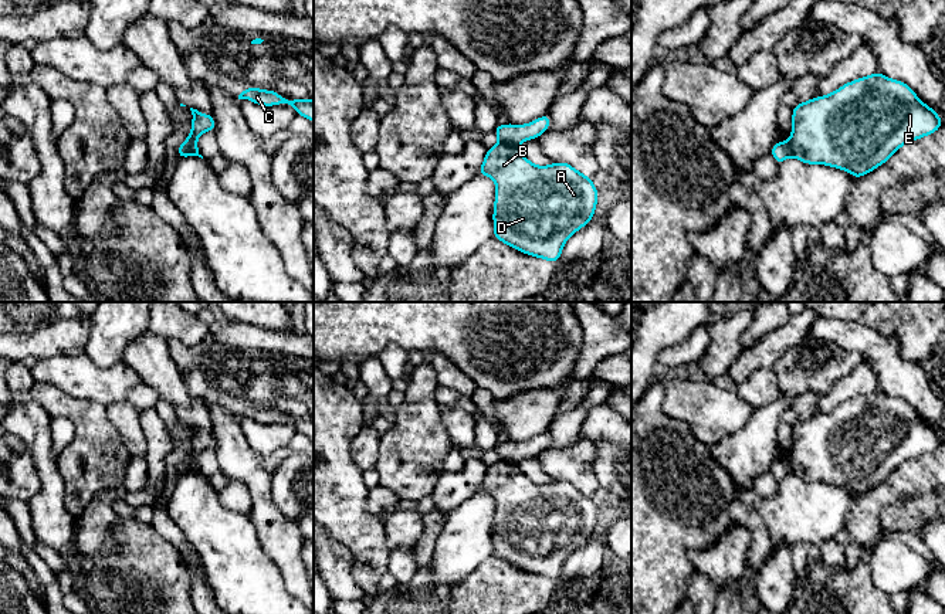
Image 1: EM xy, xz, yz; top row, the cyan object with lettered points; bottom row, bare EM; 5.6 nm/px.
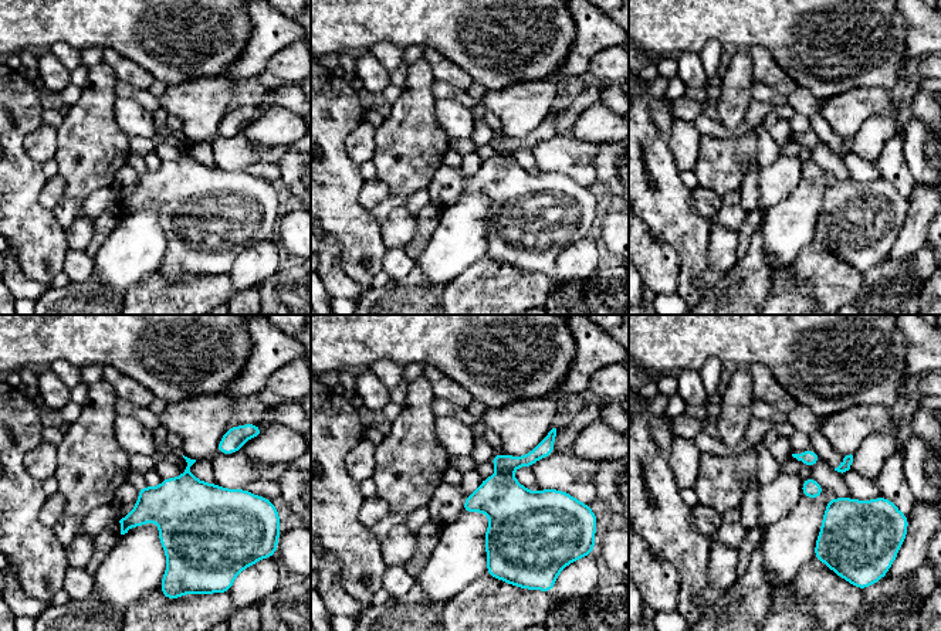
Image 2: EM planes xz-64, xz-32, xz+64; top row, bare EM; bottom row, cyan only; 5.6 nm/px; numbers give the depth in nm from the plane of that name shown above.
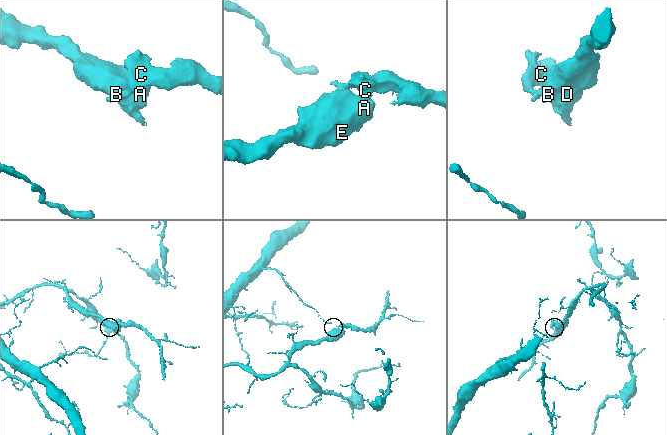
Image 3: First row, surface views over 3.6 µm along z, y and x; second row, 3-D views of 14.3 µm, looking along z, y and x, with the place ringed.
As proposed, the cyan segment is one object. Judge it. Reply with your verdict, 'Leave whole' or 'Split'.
Split

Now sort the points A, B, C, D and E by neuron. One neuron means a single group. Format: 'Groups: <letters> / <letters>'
Groups: A B D E / C

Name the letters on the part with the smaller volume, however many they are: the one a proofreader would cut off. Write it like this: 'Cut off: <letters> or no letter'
Cut off: C

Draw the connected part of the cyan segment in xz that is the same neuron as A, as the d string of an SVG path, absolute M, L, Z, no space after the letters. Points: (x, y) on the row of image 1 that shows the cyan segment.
M498 143L487 149L477 176L488 176L497 184L492 238L522 254L556 264L565 242L595 218L599 190L592 177L578 172L569 163L536 166L521 153L516 145Z

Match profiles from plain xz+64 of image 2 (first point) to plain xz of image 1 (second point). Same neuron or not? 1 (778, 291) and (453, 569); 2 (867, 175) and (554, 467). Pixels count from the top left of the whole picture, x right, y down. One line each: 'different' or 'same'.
1: different
2: different

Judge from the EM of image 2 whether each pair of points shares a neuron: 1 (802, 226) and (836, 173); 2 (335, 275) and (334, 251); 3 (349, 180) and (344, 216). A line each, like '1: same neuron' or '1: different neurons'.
1: same neuron
2: same neuron
3: same neuron

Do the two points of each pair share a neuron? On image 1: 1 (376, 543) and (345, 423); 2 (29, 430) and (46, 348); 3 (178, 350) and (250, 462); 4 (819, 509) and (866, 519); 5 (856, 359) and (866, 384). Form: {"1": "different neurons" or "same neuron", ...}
{"1": "same neuron", "2": "different neurons", "3": "different neurons", "4": "different neurons", "5": "different neurons"}

